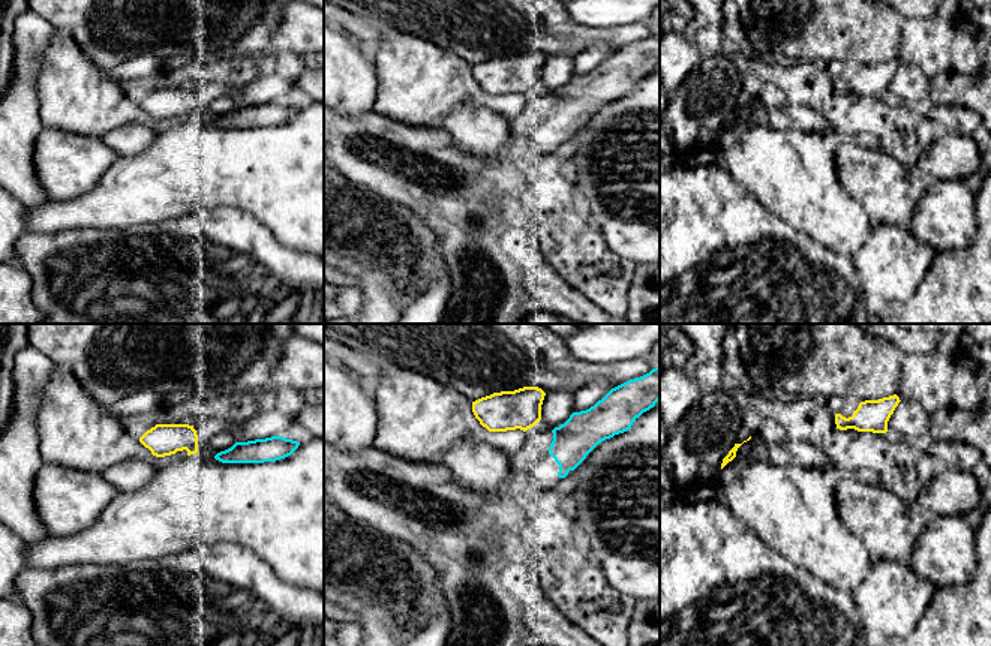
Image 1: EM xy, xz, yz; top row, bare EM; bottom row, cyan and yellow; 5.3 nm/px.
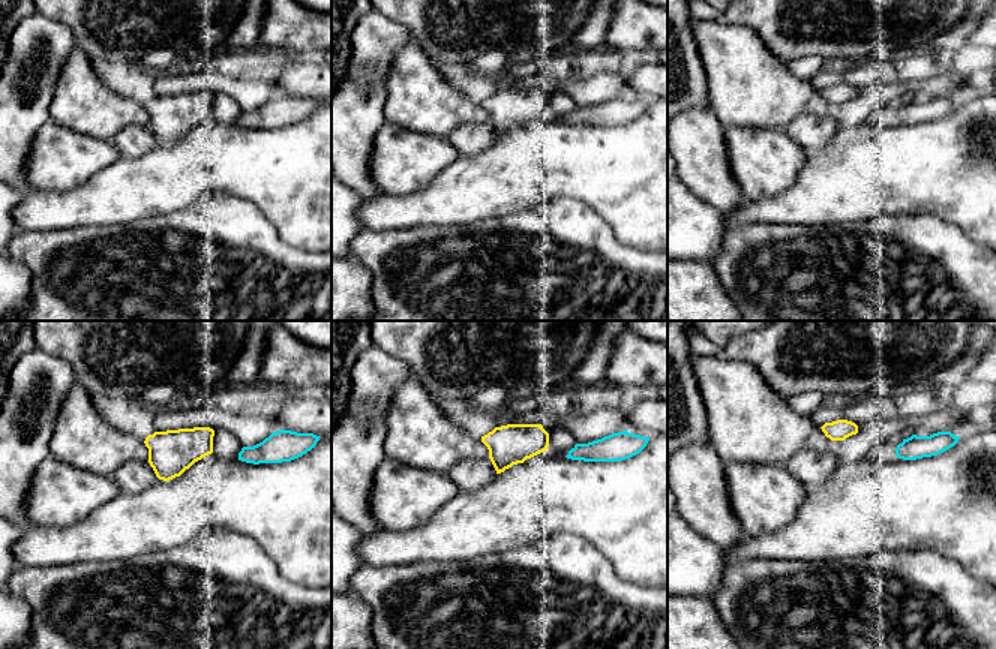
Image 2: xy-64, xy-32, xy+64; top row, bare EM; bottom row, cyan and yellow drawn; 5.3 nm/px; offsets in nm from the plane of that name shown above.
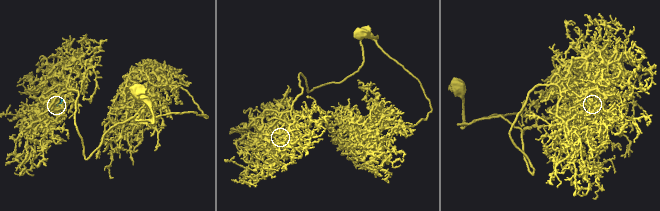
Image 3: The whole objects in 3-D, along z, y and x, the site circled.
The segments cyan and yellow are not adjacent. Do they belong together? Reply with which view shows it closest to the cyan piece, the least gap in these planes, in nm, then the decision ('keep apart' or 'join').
xz | 90 nm | keep apart

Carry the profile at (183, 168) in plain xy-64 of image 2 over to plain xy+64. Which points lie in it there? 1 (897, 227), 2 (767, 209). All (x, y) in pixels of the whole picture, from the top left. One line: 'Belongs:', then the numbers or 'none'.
Belongs: 2

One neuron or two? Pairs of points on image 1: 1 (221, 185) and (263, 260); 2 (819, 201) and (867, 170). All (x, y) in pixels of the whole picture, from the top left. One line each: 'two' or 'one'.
1: two
2: two

